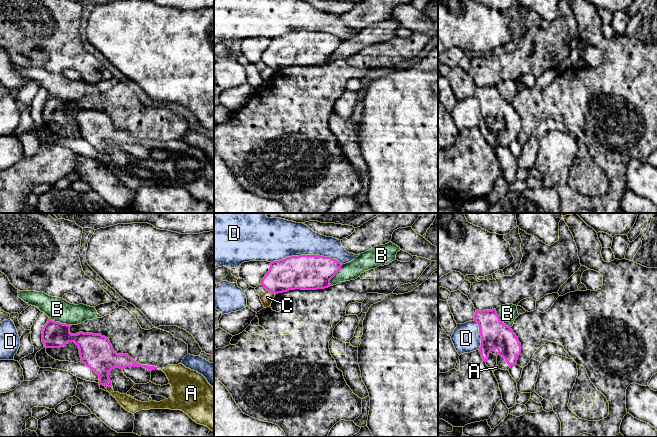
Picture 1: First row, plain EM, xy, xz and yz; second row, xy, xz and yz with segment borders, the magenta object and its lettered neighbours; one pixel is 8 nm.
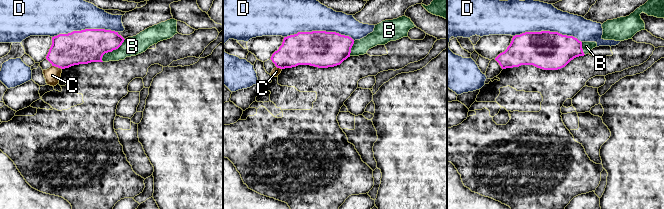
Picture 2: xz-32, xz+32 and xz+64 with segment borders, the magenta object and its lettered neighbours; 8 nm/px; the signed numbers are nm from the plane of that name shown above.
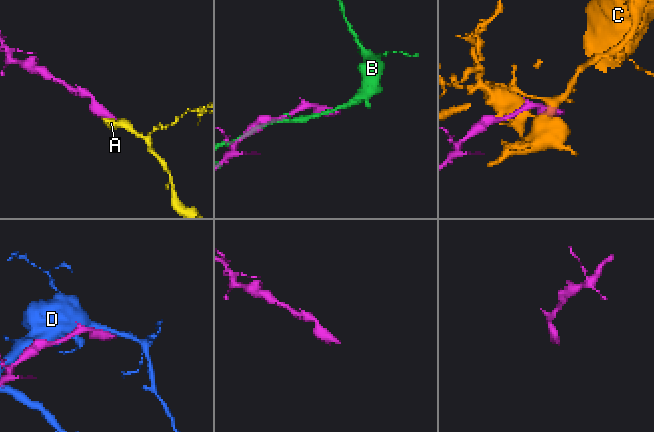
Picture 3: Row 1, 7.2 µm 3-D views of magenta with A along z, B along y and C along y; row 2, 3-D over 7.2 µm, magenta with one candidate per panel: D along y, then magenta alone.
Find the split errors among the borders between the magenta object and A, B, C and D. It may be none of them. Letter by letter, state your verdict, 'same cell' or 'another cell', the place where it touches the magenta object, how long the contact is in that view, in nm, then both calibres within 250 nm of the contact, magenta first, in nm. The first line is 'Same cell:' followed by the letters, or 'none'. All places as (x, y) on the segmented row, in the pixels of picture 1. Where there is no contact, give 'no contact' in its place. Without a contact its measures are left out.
Same cell: A
A: same cell; contact xy (108, 386); length 50 nm; calibres 240 and 120 nm
B: another cell; contact xy (59, 322); length 200 nm; calibres 200 and 190 nm
C: another cell; contact xz (271, 292); length 80 nm; calibres 260 and 100 nm
D: another cell; contact xz (307, 255); length 600 nm; calibres 280 and 300 nm

